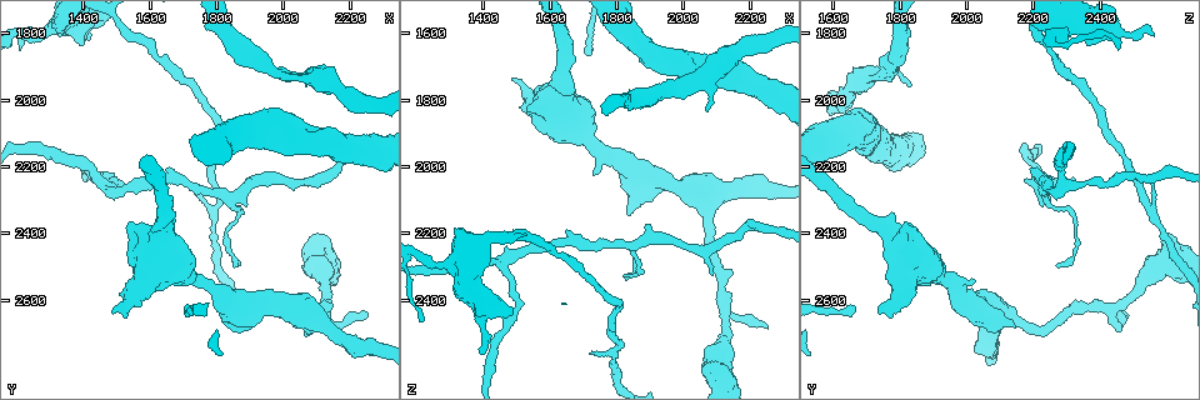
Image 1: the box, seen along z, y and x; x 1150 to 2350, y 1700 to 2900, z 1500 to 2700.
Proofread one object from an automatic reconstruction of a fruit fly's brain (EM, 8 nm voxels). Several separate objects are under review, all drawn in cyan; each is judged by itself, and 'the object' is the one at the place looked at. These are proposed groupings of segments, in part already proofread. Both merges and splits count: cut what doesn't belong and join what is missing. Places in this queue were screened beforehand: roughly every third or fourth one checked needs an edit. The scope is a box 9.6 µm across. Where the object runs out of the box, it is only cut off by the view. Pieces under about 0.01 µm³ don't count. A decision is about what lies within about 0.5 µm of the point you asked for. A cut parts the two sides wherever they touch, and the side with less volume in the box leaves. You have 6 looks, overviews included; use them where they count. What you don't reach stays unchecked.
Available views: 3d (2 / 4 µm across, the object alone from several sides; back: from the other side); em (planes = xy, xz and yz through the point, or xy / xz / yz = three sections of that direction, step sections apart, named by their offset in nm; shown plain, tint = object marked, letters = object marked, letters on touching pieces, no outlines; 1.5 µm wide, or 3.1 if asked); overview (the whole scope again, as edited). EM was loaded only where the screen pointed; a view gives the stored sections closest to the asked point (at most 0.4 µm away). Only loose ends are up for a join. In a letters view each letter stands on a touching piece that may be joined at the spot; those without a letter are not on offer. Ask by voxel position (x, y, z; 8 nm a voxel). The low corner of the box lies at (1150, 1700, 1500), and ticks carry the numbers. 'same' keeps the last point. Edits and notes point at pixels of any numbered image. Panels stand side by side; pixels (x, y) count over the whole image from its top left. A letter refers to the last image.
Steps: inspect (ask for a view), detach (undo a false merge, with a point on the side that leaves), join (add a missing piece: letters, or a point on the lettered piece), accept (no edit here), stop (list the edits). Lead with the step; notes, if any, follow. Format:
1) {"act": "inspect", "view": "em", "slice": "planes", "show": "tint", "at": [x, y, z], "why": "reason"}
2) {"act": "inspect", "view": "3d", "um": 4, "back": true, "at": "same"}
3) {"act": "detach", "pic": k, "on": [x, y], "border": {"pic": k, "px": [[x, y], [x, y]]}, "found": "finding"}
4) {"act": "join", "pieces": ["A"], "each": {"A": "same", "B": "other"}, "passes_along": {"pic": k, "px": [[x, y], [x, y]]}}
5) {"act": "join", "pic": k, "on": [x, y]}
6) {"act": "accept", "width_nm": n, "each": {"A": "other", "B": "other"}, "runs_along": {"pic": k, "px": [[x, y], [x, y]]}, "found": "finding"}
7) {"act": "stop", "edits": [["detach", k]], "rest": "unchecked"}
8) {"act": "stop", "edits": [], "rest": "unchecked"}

{"act": "inspect", "view": "em", "um": 3.1, "slice": "xz", "step": 8, "show": "tint", "at": [1830, 2280, 2230], "why": "three-way junction"}

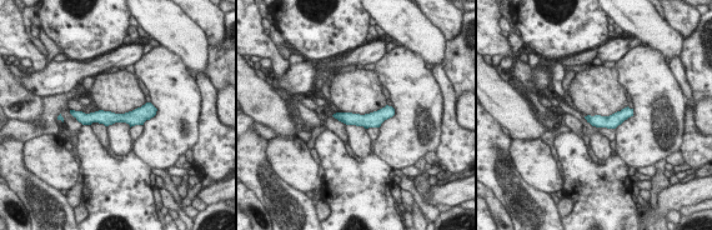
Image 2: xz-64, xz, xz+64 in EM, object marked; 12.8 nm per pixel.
{"act": "inspect", "view": "em", "um": 3.1, "slice": "xz", "step": 8, "show": "letters", "at": "same", "why": "what lies round it"}

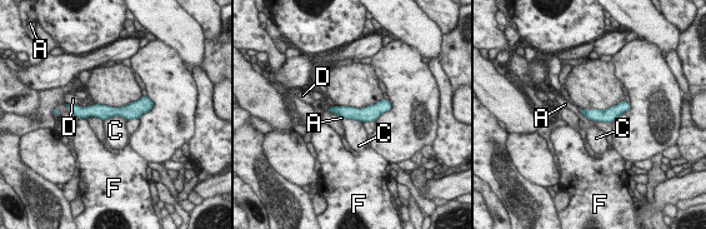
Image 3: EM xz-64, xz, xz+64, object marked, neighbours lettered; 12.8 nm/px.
{"act": "accept", "longest_contact_nm": ["C", 300], "each": {"A": "other", "C": "other", "D": "other", "F": "other"}, "runs_along": {"pic": 3, "px": [[148, 103], [131, 111], [76, 109]]}, "found": "one neuron here"}

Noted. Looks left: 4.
{"act": "inspect", "view": "3d", "um": 2, "at": [2070, 1970, 1840], "why": "branch stops here"}

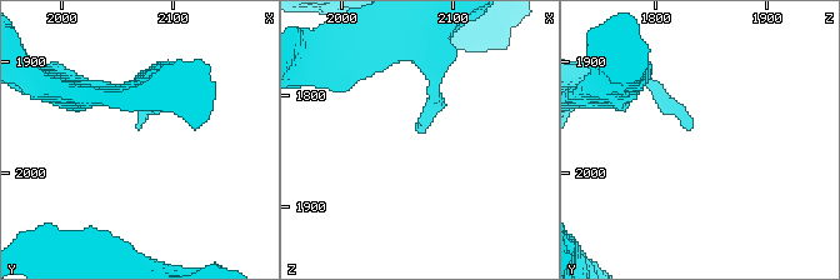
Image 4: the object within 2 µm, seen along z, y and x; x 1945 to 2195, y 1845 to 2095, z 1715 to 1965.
{"act": "inspect", "view": "em", "slice": "planes", "show": "plain", "at": [2072, 1962, 1834], "why": "now the EM"}

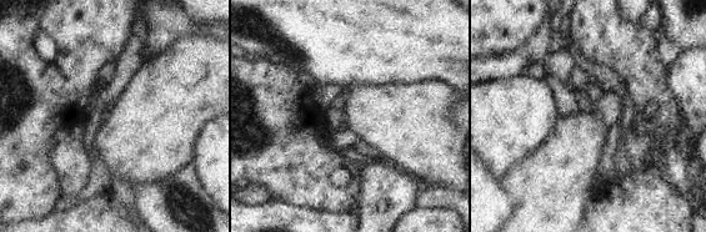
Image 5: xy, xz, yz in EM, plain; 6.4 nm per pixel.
{"act": "inspect", "view": "em", "slice": "planes", "show": "letters", "at": "same"}

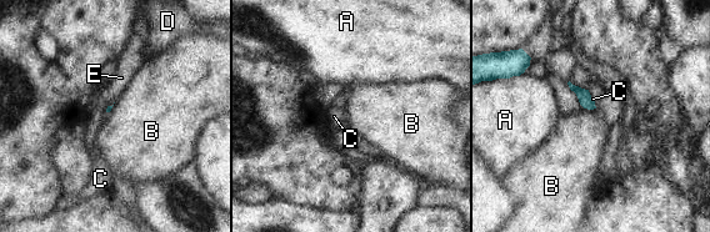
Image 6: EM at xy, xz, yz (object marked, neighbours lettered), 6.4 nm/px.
{"act": "accept", "each": {"A": "other", "B": "other", "C": "other", "D": "other", "E": "other"}, "found": "no lettered piece goes on from it"}

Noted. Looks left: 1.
{"act": "inspect", "view": "em", "slice": "xy", "step": 4, "show": "letters", "at": [2250, 2630, 2470], "why": "an open end"}

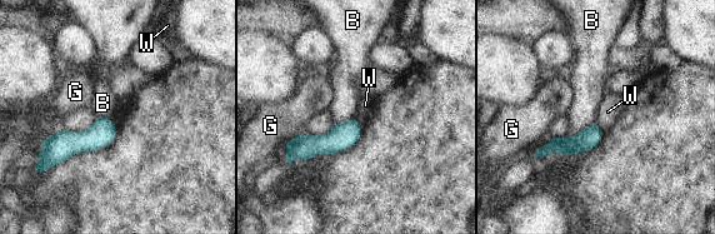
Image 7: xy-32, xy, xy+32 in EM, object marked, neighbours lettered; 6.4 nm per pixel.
{"act": "accept", "width_nm": 130, "each": {"B": "other", "G": "other", "W": "other"}, "border": {"pic": 7, "px": [[595, 123], [568, 135]]}, "found": "no lettered piece goes on from it"}

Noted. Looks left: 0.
{"act": "stop", "edits": [], "rest": "unchecked"}

